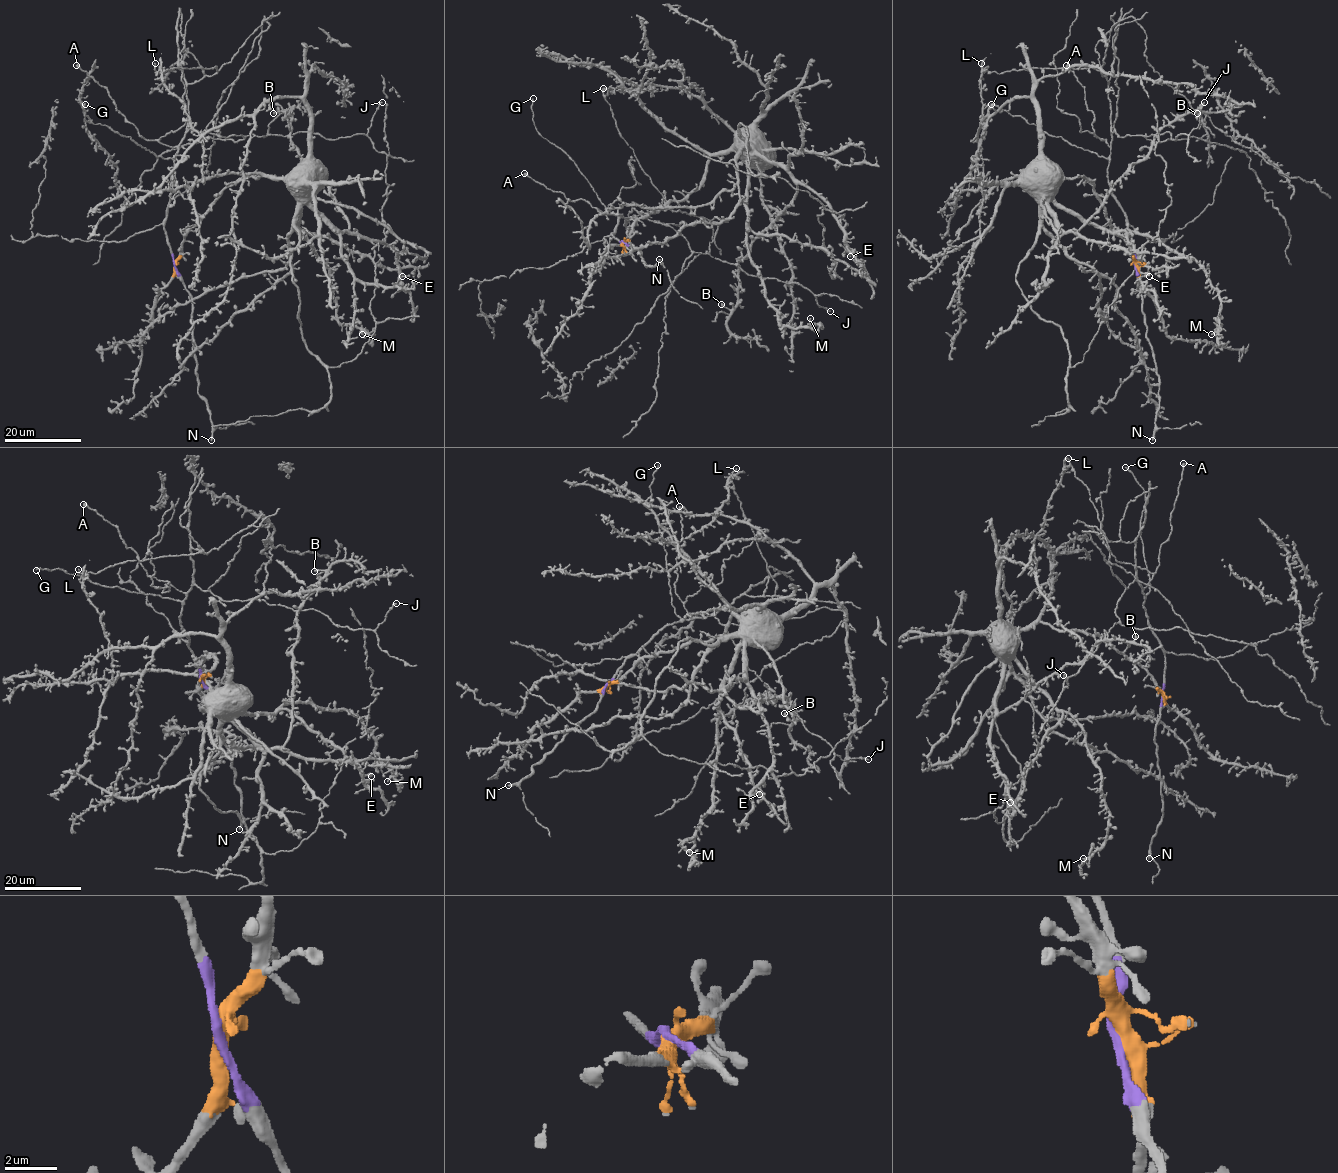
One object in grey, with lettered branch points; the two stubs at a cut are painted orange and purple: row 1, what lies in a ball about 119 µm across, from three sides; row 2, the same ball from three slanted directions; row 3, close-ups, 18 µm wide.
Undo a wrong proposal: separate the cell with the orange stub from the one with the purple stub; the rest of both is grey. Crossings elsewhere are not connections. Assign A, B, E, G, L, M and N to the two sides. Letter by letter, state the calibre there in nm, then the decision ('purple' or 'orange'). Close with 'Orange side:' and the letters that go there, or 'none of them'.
A: 500 nm | purple
B: 440 nm | orange
E: 500 nm | orange
G: 160 nm | purple
L: 150 nm | purple
M: 150 nm | orange
N: 320 nm | purple
Orange side: B, E, M

